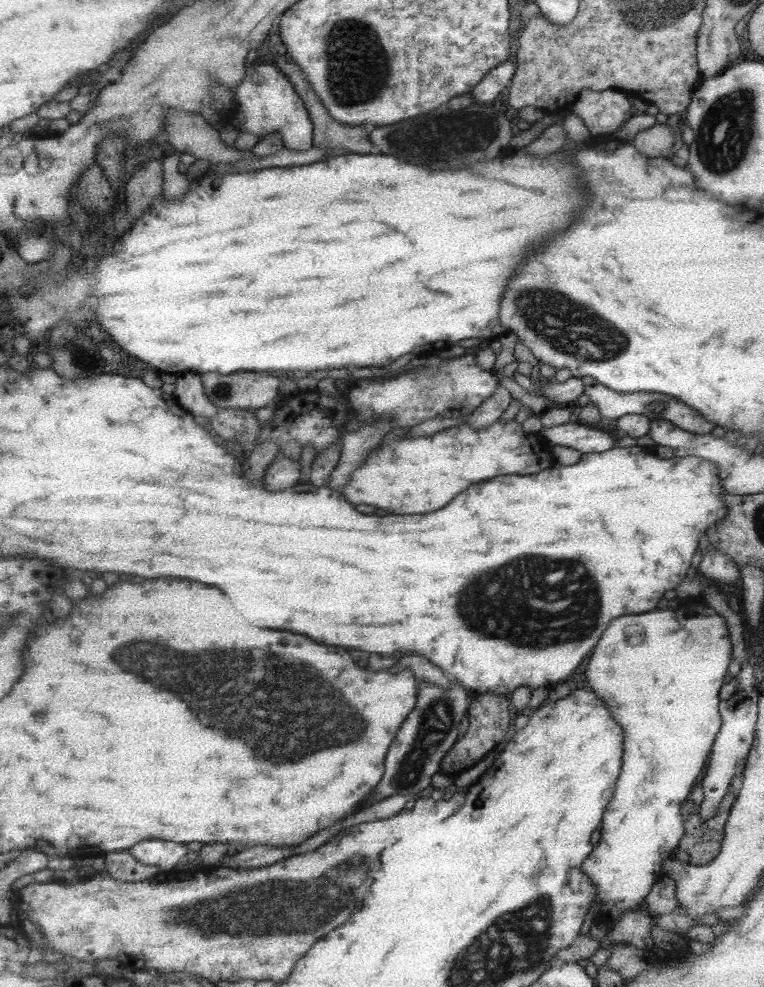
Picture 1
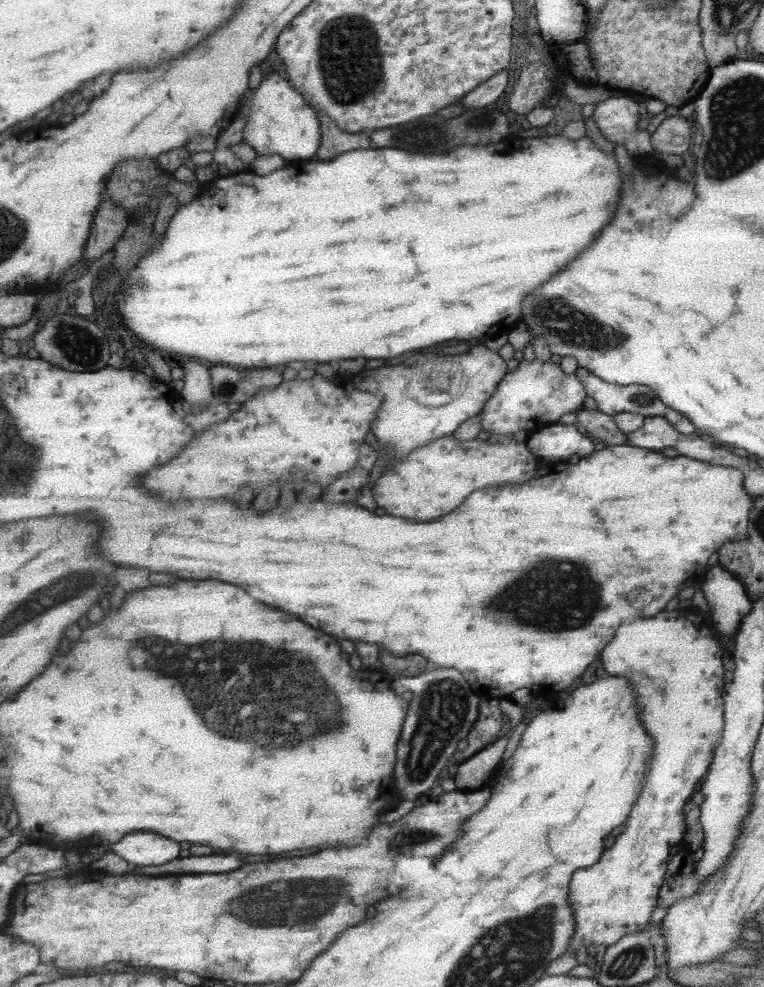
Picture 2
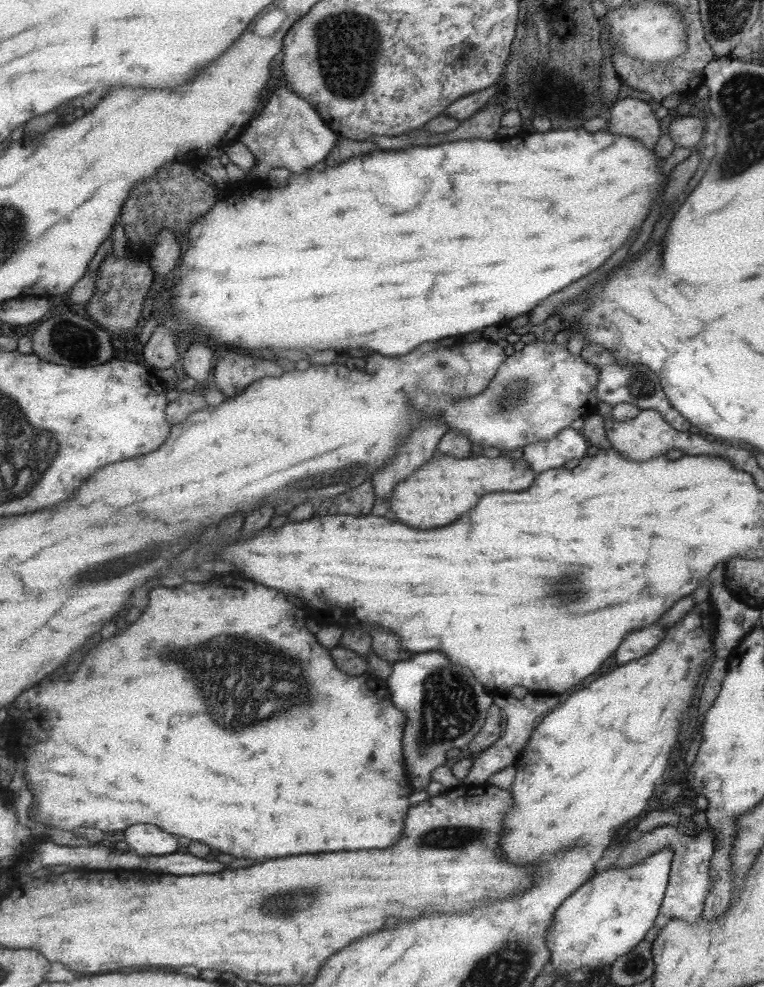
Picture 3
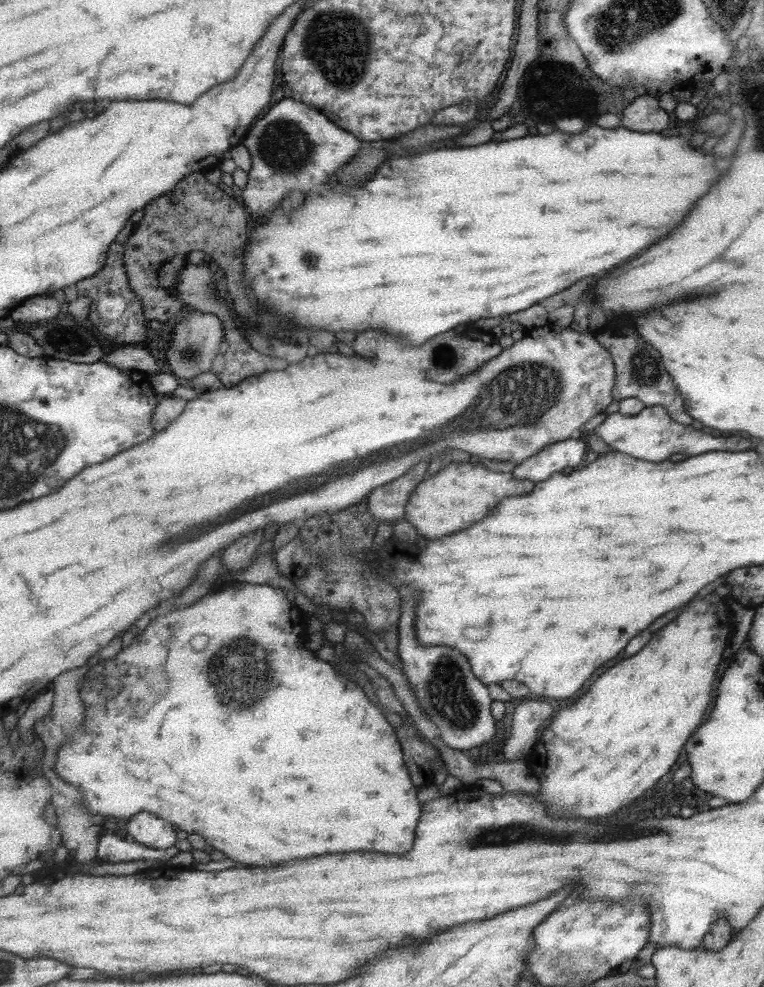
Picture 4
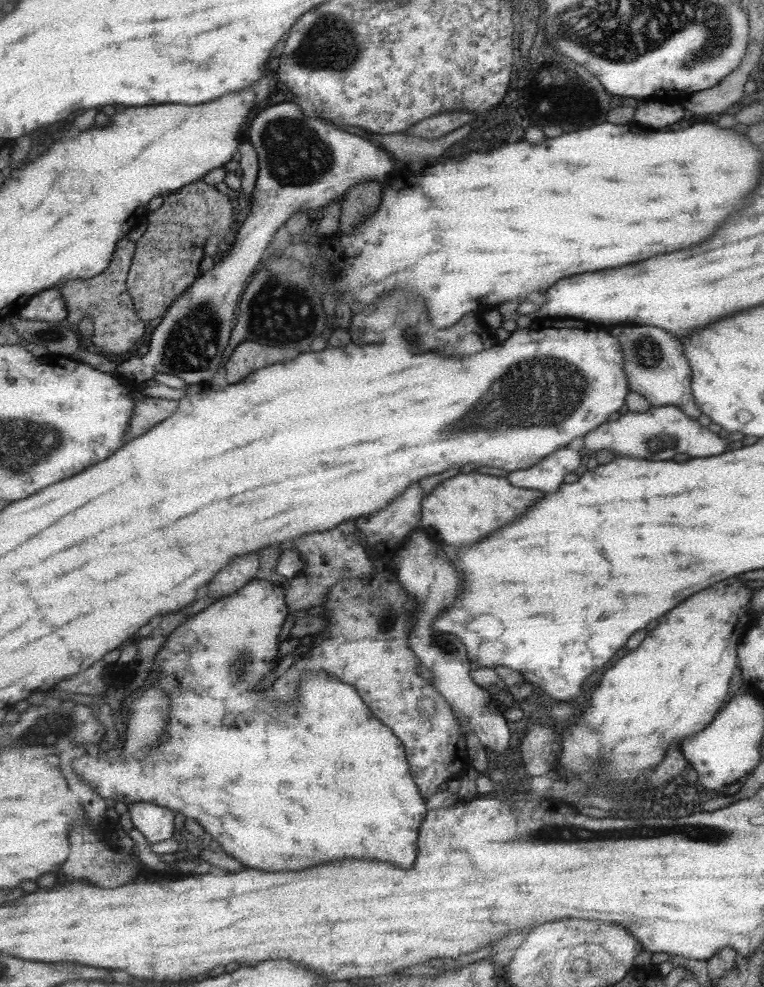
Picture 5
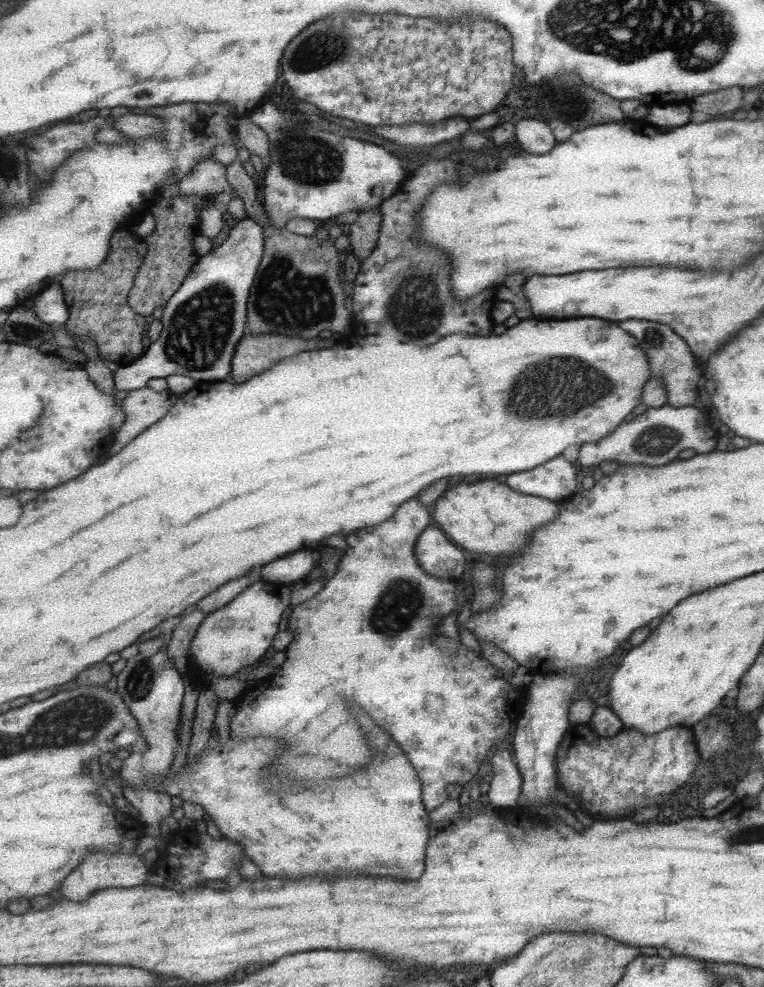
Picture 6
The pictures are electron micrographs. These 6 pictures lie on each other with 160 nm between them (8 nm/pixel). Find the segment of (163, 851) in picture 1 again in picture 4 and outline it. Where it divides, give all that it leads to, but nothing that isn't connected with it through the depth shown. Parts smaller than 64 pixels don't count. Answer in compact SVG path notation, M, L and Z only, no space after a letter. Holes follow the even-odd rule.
M141 812L137 818L131 818L129 834L137 842L154 849L171 848L177 844L177 832L173 824L151 812Z

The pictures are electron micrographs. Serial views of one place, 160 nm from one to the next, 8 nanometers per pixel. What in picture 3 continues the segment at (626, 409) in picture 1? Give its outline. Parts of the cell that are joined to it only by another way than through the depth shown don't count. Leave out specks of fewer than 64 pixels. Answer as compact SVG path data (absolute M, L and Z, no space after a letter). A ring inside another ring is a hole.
M587 343L582 347L580 355L589 364L597 367L599 376L599 384L596 386L596 395L605 404L620 405L621 403L632 404L637 406L639 410L653 409L656 410L662 419L671 428L678 431L687 431L691 423L680 413L676 411L668 398L665 396L663 387L660 385L660 378L657 378L651 370L647 370L645 366L635 363L634 365L619 366L618 360L614 361L611 351L604 349L602 346L593 346Z

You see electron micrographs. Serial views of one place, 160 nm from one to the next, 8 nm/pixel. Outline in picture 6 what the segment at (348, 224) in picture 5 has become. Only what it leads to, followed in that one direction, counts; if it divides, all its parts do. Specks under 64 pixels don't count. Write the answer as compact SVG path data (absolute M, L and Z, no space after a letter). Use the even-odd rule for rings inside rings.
M377 206L371 210L359 211L359 217L349 226L351 252L359 262L365 260L376 245L380 232L381 208L382 206Z

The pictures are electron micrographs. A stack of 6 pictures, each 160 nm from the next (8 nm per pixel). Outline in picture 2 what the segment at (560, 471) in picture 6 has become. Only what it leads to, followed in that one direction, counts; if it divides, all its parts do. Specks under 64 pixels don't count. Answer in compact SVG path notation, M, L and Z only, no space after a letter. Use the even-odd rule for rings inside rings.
M559 422L531 432L524 444L543 464L567 462L573 455L583 458L593 450L593 442L589 438L579 434L573 425Z

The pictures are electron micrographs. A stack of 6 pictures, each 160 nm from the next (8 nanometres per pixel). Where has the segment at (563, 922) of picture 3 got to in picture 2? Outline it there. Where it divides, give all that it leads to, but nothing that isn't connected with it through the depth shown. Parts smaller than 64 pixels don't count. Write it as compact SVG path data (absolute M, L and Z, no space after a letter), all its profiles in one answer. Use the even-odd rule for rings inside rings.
M687 610L661 612L653 618L641 618L617 630L613 642L601 651L604 672L611 676L625 676L635 684L636 702L641 706L641 724L651 734L654 745L648 760L648 772L643 777L641 792L633 803L625 830L616 837L611 847L605 850L593 866L577 869L572 873L569 885L569 903L572 917L576 920L575 934L568 942L566 952L576 951L579 944L587 946L611 946L629 933L639 933L648 928L649 916L659 900L659 886L663 884L665 866L674 854L683 848L684 818L681 806L693 792L699 778L712 762L712 750L720 742L724 724L724 706L721 690L723 648L715 640L711 622L703 616L691 618Z

